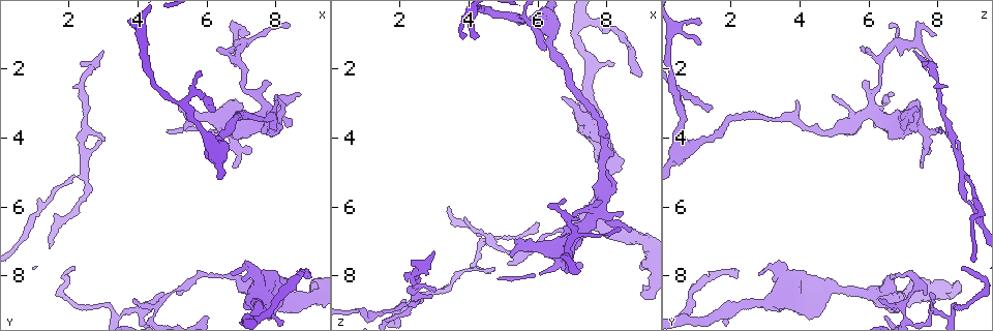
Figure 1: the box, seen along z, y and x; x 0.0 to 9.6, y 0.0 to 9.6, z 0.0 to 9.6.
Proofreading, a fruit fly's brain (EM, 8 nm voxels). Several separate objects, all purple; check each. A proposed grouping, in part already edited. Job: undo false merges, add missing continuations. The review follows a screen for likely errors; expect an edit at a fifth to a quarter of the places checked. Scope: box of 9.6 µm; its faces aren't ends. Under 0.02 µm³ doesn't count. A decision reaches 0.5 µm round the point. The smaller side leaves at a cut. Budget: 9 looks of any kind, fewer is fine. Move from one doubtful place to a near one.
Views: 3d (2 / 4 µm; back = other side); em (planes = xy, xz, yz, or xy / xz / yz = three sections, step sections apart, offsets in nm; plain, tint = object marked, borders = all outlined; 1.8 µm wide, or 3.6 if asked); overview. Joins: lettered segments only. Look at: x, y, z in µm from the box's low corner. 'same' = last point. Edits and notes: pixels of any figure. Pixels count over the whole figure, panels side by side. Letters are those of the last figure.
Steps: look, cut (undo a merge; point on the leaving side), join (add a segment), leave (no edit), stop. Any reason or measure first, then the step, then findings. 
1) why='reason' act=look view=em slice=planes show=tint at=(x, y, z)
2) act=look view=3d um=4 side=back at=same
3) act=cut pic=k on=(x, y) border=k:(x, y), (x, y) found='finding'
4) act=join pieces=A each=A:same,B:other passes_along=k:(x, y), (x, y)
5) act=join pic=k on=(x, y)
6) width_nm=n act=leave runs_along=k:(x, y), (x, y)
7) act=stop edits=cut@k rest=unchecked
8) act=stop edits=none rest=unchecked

why='two arms in line, one across' act=look view=em um=3.6 slice=yz step=8 show=plain at=(7.50, 8.70, 3.35)

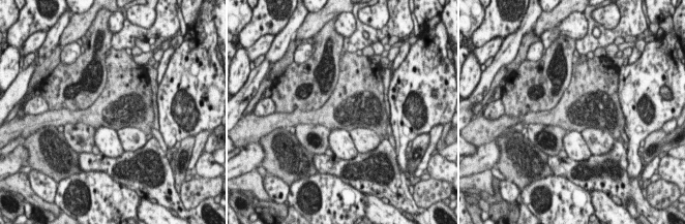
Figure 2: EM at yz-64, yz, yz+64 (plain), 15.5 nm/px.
act=look view=em um=3.6 slice=yz step=8 show=tint at=same

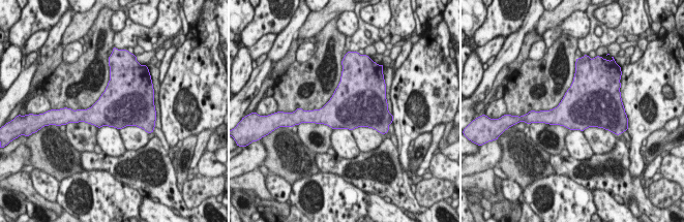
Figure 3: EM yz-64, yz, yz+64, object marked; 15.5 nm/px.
why='see the neighbours' act=look view=em um=3.6 slice=yz step=8 show=borders at=same

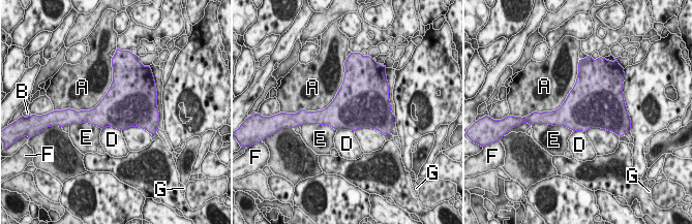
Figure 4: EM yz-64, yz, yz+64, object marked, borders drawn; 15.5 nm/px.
act=leave each=A:other,B:other,D:other,E:other,F:other,G:other border=4:(101, 129), (116, 127), (121, 131) found='one neuron here'

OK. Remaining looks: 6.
why='narrows sharply' act=look view=3d um=4 side=back at=(4.95, 8.45, 7.30)

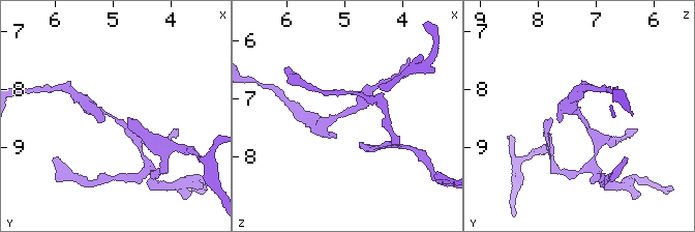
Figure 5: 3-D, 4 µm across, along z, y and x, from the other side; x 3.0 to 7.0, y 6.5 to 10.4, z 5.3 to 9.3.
arm_widths_nm=170,200 why='shape alone is not enough' act=look view=em slice=planes show=borders at=(5.05, 8.40, 7.30)

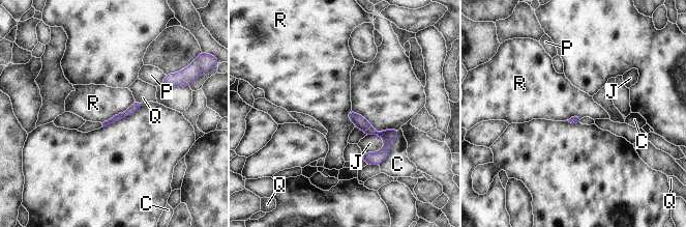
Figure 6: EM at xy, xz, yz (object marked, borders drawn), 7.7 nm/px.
act=leave each=C:other,J:other,P:other,Q:other,R:other border=6:(135, 100), (123, 111), (102, 123) found='one neuron here'

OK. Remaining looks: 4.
why='branch stops here' act=look view=em slice=xz step=8 show=tint at=(8.50, 3.60, 6.15)

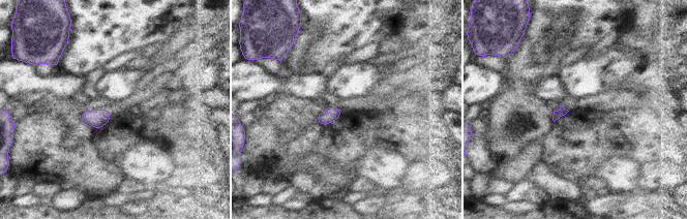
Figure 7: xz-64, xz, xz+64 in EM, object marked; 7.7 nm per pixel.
why='what lies round it' act=look view=em slice=xz step=8 show=borders at=same

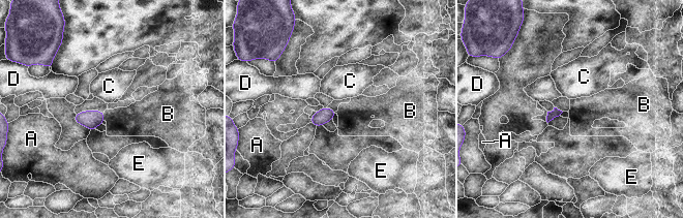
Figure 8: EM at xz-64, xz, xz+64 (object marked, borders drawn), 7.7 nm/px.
longest_contact=B:70nm act=leave each=A:other,B:other,C:other,D:other,E:other found='no lettered segment goes on from it'

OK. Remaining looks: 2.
why='branch stops here' act=look view=em slice=planes show=borders at=(8.35, 0.70, 6.65)

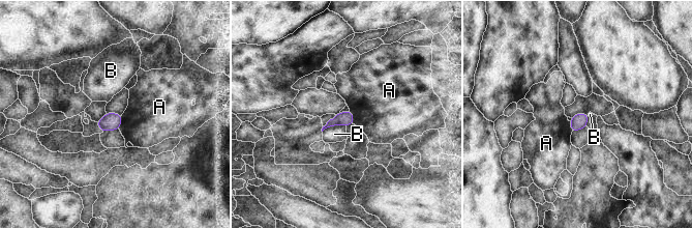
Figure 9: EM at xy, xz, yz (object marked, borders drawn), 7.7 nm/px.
width_nm=110 act=leave each=A:other,B:other border=9:(122, 115), (122, 121), (118, 129) found='none of them fits'

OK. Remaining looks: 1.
act=stop edits=none rest=unchecked

